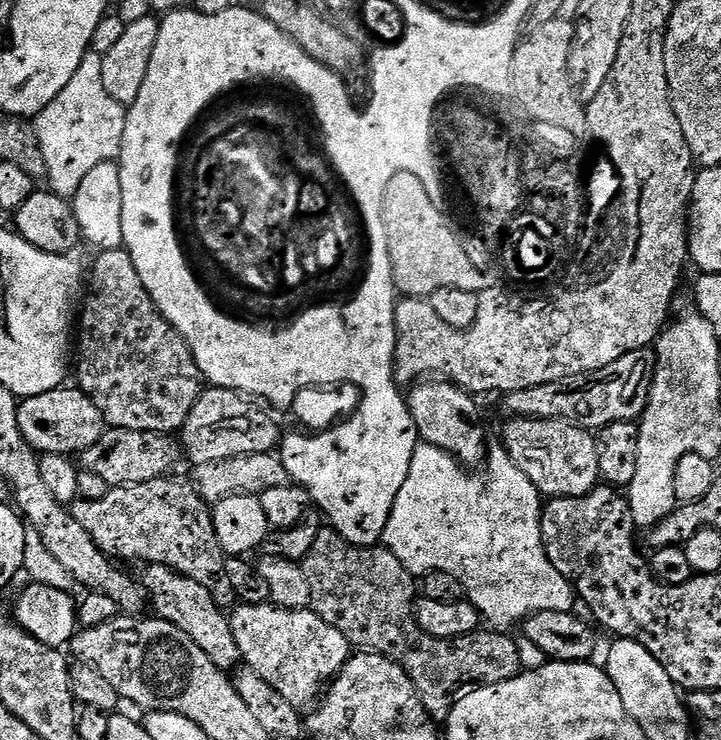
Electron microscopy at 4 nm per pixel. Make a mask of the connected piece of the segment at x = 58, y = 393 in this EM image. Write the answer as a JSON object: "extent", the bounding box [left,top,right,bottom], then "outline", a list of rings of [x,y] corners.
{"extent":[16,386,106,457],"outline":[[[61,386],[50,390],[46,394],[38,394],[37,396],[25,396],[19,401],[16,417],[18,418],[20,433],[25,442],[37,453],[67,457],[71,457],[72,452],[84,454],[104,436],[106,431],[104,416],[98,410],[95,400],[91,396],[87,396],[83,388],[79,386],[68,387]]]}

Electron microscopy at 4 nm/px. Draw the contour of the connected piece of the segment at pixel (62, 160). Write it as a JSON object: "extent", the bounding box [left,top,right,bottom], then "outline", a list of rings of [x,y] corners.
{"extent":[34,50,126,200],"outline":[[[89,50],[58,98],[43,108],[34,120],[40,153],[48,171],[47,187],[67,200],[75,196],[83,178],[94,166],[107,160],[115,161],[120,154],[126,108],[110,98],[106,86],[102,86],[103,61],[101,53]]]}

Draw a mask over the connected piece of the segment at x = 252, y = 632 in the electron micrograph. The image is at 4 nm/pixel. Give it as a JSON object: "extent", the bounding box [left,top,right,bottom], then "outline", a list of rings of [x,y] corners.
{"extent":[230,602,350,706],"outline":[[[271,602],[240,604],[230,612],[230,623],[243,663],[294,706],[311,705],[326,685],[339,676],[350,655],[342,630],[330,626],[311,610],[281,608]]]}

